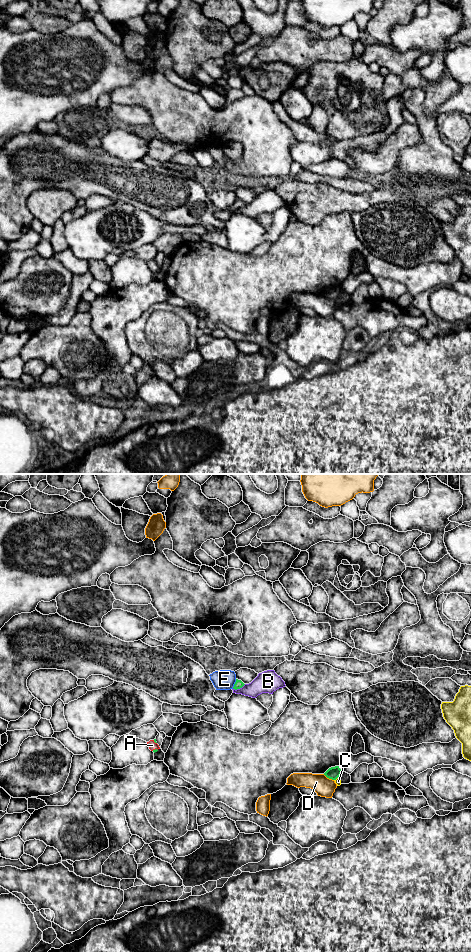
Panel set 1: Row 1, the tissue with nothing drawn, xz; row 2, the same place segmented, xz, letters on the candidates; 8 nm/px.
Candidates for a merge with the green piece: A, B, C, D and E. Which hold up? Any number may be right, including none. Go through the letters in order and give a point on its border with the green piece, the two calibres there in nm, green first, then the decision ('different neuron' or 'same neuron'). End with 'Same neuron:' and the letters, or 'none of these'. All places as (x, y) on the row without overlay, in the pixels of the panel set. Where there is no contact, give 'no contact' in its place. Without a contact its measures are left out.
A: xz (155, 269) | 20/70 nm | same neuron
B: xz (239, 208) | 70/180 nm | different neuron
C: xz (336, 298) | 100/50 nm | different neuron
D: xz (328, 297) | 100/160 nm | different neuron
E: xz (234, 204) | 70/160 nm | different neuron
Same neuron: A

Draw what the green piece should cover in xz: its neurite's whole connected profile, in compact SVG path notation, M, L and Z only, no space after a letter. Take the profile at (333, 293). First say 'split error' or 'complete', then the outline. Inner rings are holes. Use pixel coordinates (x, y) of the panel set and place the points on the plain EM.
complete; M335 286L335 287L331 287L329 288L325 293L324 295L329 298L329 299L332 299L332 300L336 300L338 297L340 297L342 293L342 290L340 289L339 286Z

